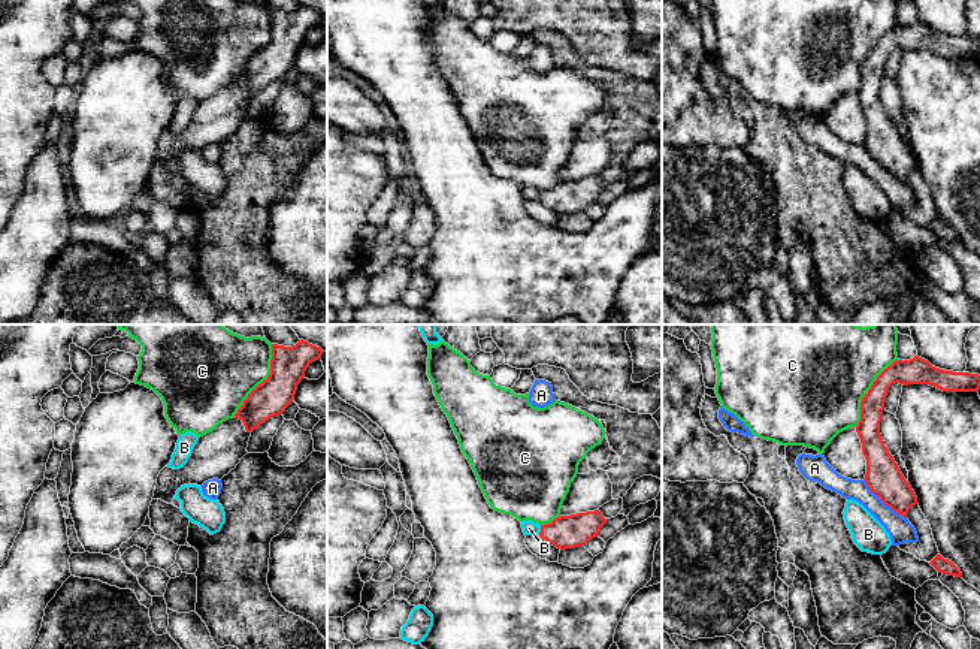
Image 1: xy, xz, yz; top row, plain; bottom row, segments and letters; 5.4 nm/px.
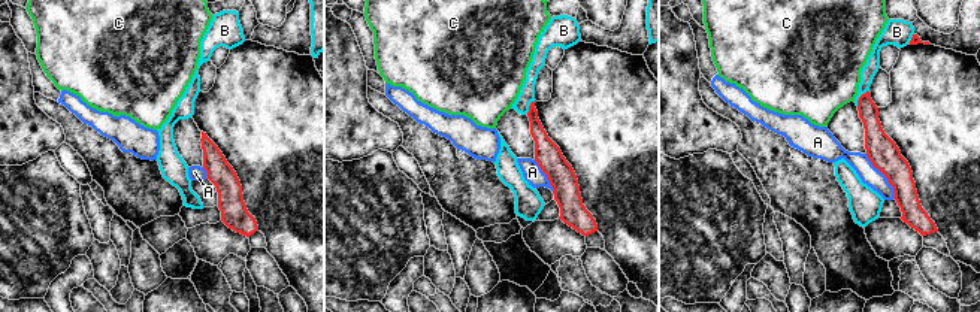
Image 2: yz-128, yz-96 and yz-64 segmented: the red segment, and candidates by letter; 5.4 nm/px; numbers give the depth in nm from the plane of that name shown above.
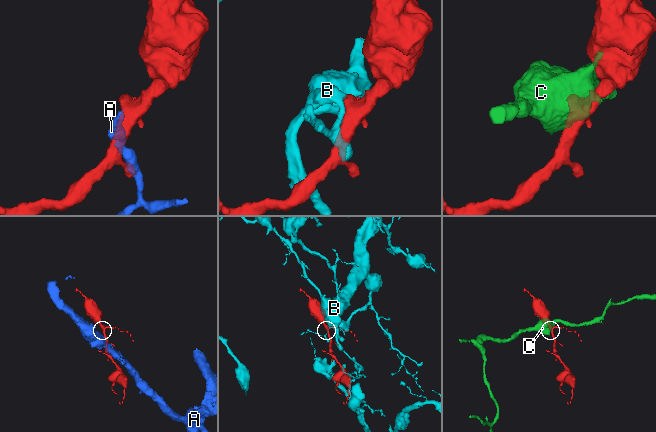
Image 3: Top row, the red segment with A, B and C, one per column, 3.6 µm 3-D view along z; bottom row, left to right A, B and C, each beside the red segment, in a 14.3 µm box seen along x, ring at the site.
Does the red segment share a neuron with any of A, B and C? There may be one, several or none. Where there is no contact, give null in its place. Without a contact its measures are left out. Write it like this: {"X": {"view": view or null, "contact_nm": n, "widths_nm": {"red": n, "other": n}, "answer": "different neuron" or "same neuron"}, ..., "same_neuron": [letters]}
{"A": {"view": "yz", "contact_nm": 320, "widths_nm": {"red": 190, "other": 130}, "answer": "different neuron"}, "B": {"view": "xz", "contact_nm": 60, "widths_nm": {"red": 180, "other": 80}, "answer": "different neuron"}, "C": {"view": "xy", "contact_nm": 460, "widths_nm": {"red": 200, "other": 400}, "answer": "different neuron"}, "same_neuron": []}

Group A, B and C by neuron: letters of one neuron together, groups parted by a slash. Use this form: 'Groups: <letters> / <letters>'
Groups: A / B / C

